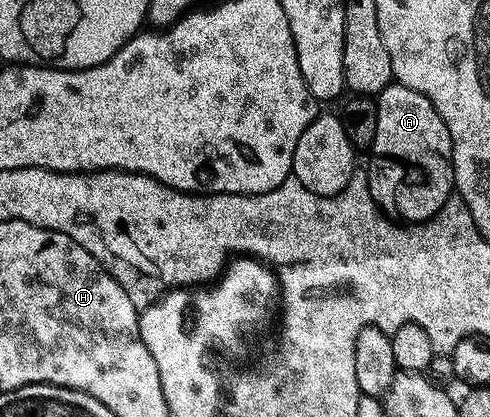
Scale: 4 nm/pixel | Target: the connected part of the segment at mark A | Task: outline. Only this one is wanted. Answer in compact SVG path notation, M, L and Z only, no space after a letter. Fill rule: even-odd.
M387 87L378 95L377 102L379 112L373 154L379 158L379 163L369 170L375 201L388 216L404 224L427 223L455 191L453 141L449 129L435 106L408 87Z

